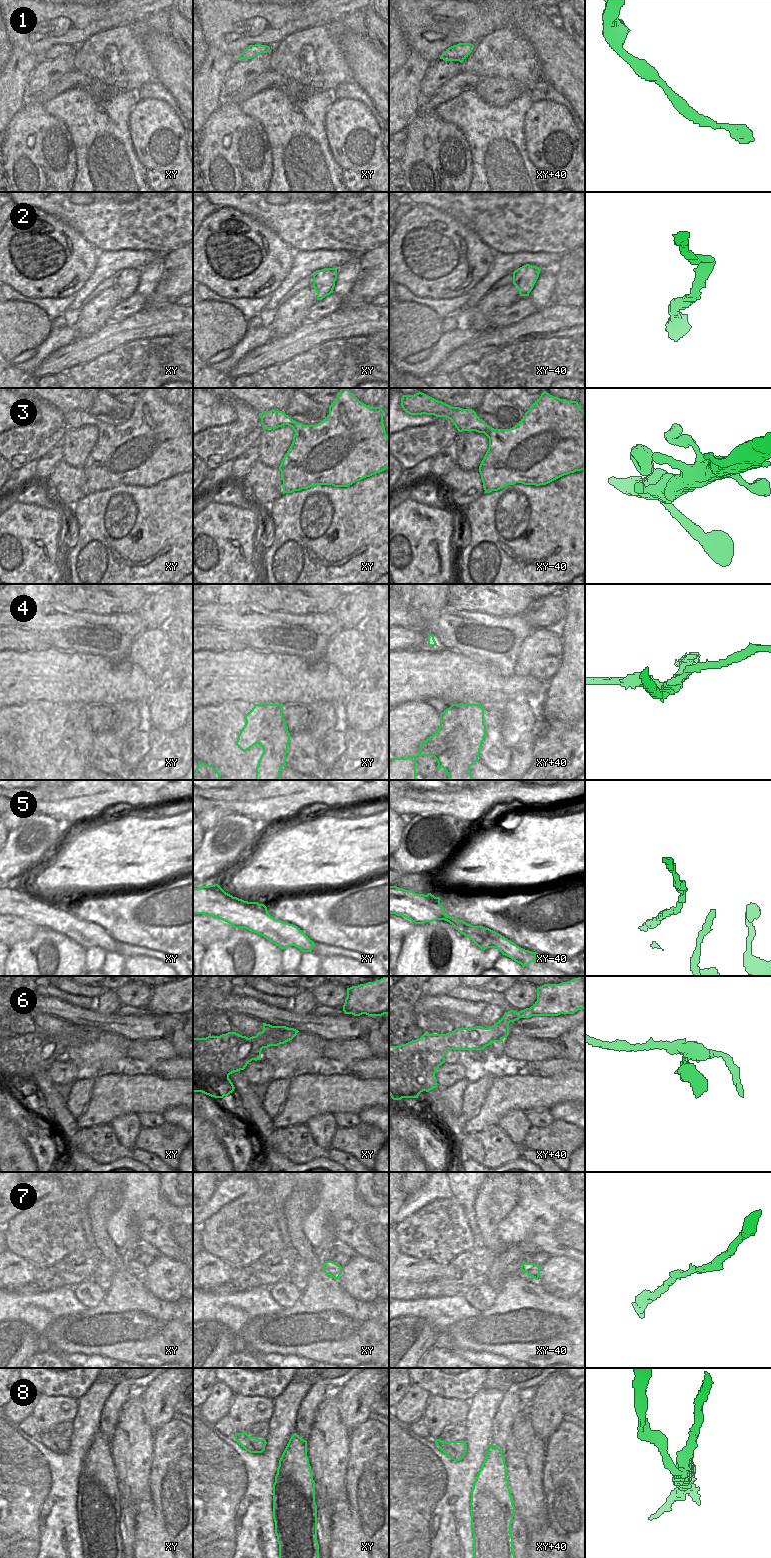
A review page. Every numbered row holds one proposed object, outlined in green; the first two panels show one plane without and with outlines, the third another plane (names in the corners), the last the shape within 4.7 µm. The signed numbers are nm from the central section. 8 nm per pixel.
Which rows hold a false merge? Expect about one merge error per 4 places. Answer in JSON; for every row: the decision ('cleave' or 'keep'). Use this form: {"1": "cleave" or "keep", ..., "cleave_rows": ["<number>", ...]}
{"1": "keep", "2": "keep", "3": "keep", "4": "cleave", "5": "keep", "6": "keep", "7": "keep", "8": "cleave", "cleave_rows": ["4", "8"]}

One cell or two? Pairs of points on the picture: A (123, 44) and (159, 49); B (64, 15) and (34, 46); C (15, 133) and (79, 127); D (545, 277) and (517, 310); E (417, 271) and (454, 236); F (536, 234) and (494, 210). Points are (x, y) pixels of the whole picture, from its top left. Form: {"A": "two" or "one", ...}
{"A": "two", "B": "one", "C": "two", "D": "two", "E": "one", "F": "one"}

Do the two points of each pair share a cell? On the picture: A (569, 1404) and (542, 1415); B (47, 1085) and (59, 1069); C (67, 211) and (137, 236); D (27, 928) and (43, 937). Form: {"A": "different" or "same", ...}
{"A": "different", "B": "different", "C": "same", "D": "different"}

